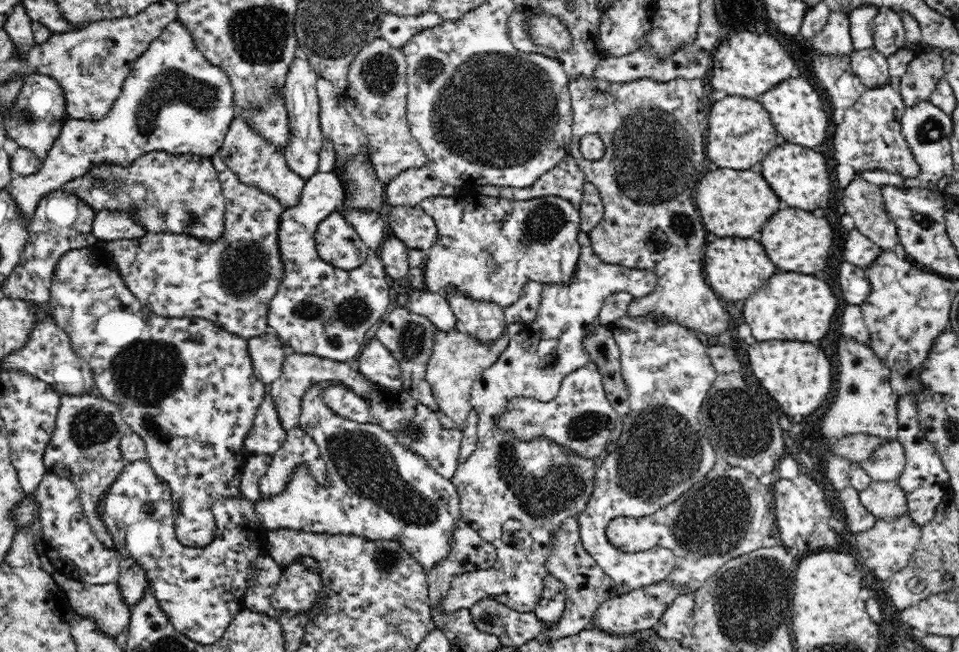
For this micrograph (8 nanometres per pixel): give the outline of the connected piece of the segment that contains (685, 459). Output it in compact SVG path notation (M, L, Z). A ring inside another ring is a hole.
M628 315L620 316L612 323L608 324L608 327L612 331L616 344L620 351L621 362L621 375L627 386L628 401L630 410L623 419L623 429L617 442L617 449L612 452L608 461L602 463L600 468L596 470L596 478L593 481L592 496L589 497L588 504L585 505L584 512L580 512L577 516L579 524L580 538L582 539L583 546L590 553L592 558L595 558L596 564L602 568L602 570L612 578L616 583L616 588L619 590L619 594L626 594L628 592L635 591L636 589L654 584L658 581L664 580L671 572L676 568L676 557L674 553L669 549L662 548L659 545L653 545L652 548L645 549L644 552L624 552L623 549L616 548L610 543L607 537L607 528L612 519L618 517L634 517L637 519L644 518L650 515L654 515L660 508L666 507L667 504L674 503L680 495L684 494L693 484L696 484L699 480L702 480L709 470L712 470L714 464L716 464L716 456L702 456L702 446L700 445L700 424L698 424L699 414L701 406L704 405L709 388L712 388L712 384L716 378L717 372L709 359L706 346L696 337L696 333L692 332L692 329L688 327L682 327L678 323L668 324L656 324L651 318L632 318Z

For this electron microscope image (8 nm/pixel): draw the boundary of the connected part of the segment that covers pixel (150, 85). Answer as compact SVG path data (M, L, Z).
M177 18L162 35L149 44L146 52L132 62L132 69L121 85L120 96L113 101L105 116L96 121L68 119L63 131L60 132L60 138L56 139L55 147L48 152L42 168L30 176L12 172L15 179L5 190L10 197L15 198L22 213L31 216L44 196L59 191L70 180L82 178L90 172L90 169L98 166L130 167L142 156L155 151L212 158L219 154L232 120L236 117L234 89L229 76L221 68L206 60L189 34L188 27Z

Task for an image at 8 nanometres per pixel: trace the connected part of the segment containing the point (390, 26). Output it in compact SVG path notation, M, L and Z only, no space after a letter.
M432 10L416 16L386 14L379 26L380 36L394 48L401 49L414 35L441 22L442 17Z

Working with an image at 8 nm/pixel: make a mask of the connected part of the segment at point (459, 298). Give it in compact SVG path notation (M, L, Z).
M453 286L443 294L454 311L459 330L472 333L484 343L496 340L504 332L507 322L501 306L485 300L472 300Z

